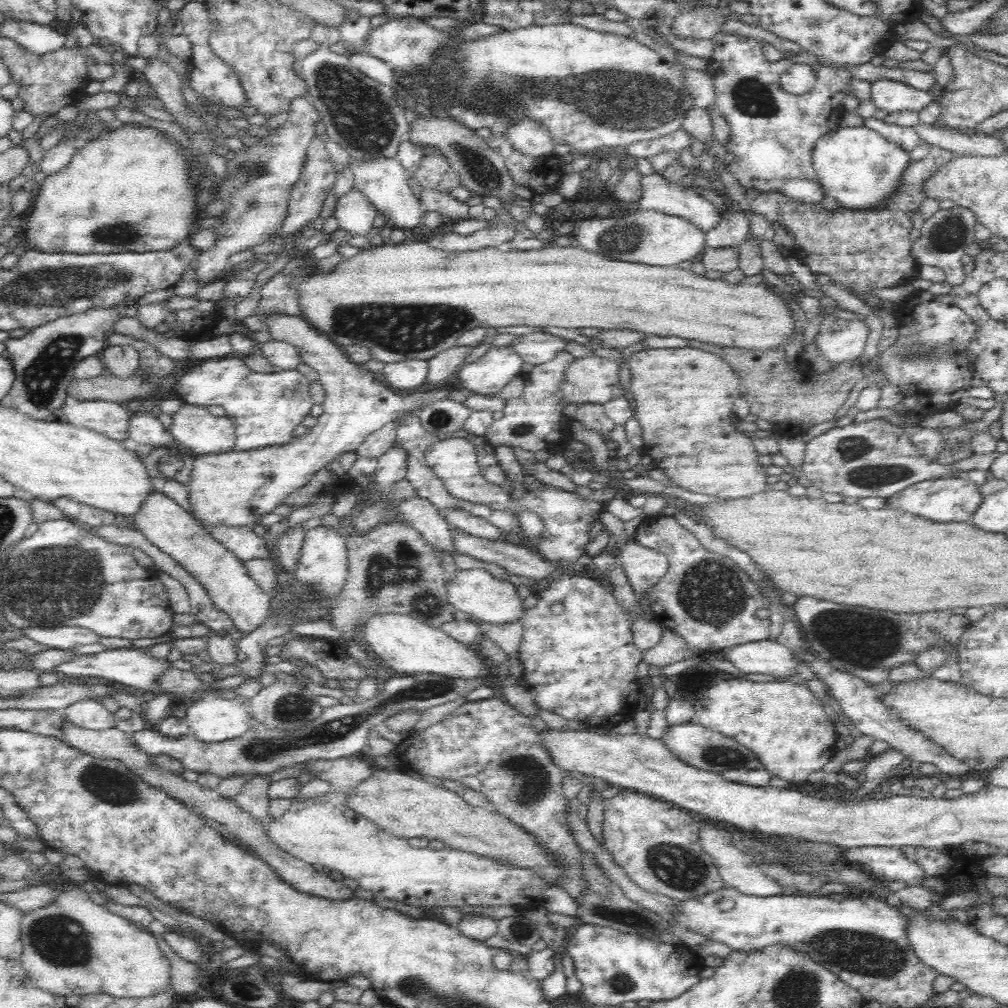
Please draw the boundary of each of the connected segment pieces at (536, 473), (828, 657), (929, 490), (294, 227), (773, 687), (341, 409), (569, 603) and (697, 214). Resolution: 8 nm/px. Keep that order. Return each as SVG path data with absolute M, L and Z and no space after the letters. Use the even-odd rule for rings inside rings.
M514 449L513 451L518 462L526 470L526 474L536 477L540 482L548 486L575 492L574 483L568 476L561 473L560 470L550 469L544 462L538 462L534 452L523 451L522 449Z
M810 596L800 598L794 604L794 612L794 621L810 651L824 658L832 668L853 674L875 688L886 682L888 671L894 666L914 663L922 650L937 646L940 638L944 642L958 642L958 638L971 624L964 616L956 616L950 611L893 614L856 606L841 606Z
M944 477L934 478L916 483L887 499L887 504L902 512L925 518L939 523L967 522L970 523L974 513L982 504L984 496L974 481L966 478Z
M316 136L314 142L308 149L307 159L305 160L300 180L298 180L298 183L291 190L288 214L284 219L282 228L279 230L280 236L278 236L278 238L301 231L305 228L305 225L310 224L309 222L318 218L325 198L328 196L328 193L332 191L335 181L337 180L337 173L331 164L329 154L325 148L325 142L325 136Z
M762 677L764 680L724 680L713 684L693 704L694 716L692 720L705 728L714 730L738 744L754 752L760 766L764 767L772 778L782 778L788 782L804 782L810 774L818 772L837 752L836 740L839 734L826 716L818 697L814 695L806 684L800 679L786 678L784 681L776 681Z
M270 310L260 312L258 317L274 340L295 346L301 362L319 374L325 391L322 413L314 426L302 435L292 436L286 444L195 456L186 484L188 509L196 523L208 533L212 527L258 524L261 516L274 512L285 503L289 494L302 488L321 468L346 452L355 452L369 434L406 414L451 399L449 393L453 392L446 388L424 392L393 391L378 375L352 362L341 346L314 329L301 315L289 316Z
M450 526L452 535L452 550L472 558L502 566L508 574L527 576L532 579L546 579L550 586L542 592L535 592L537 601L533 608L528 608L518 620L523 627L523 638L520 641L520 654L518 660L522 665L522 682L528 687L536 701L538 708L556 712L566 720L588 721L600 724L611 720L612 724L634 718L638 694L642 687L636 675L637 665L643 660L643 652L636 649L633 644L631 632L631 616L616 603L612 593L605 590L598 582L581 575L560 574L558 564L551 563L542 558L542 555L530 547L515 544L513 541L490 540L472 536L459 528ZM559 602L564 606L564 612L554 616L550 606Z
M653 173L641 176L642 198L635 208L641 211L660 211L692 223L704 232L714 228L720 213L710 201L698 194L695 188L685 188Z

